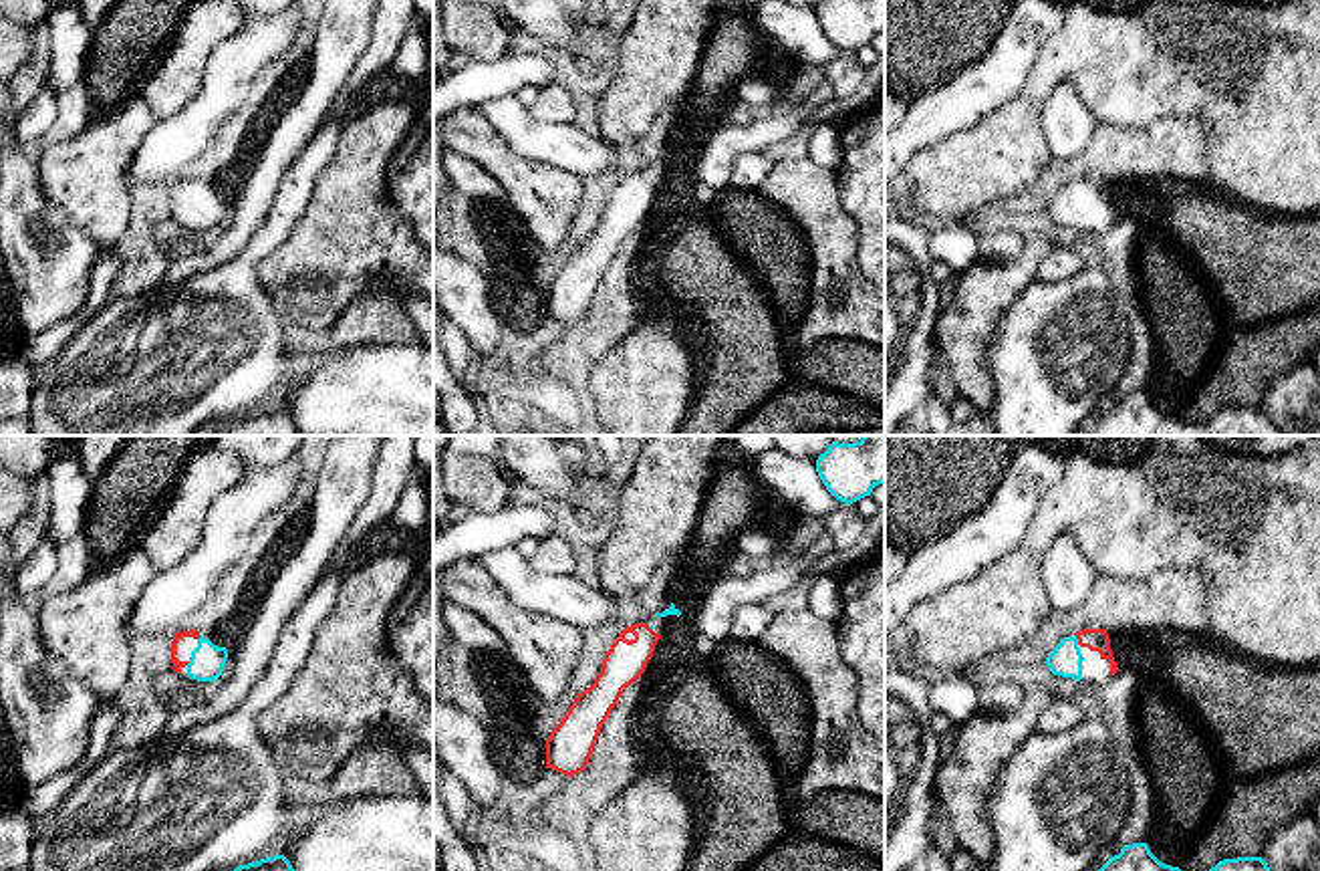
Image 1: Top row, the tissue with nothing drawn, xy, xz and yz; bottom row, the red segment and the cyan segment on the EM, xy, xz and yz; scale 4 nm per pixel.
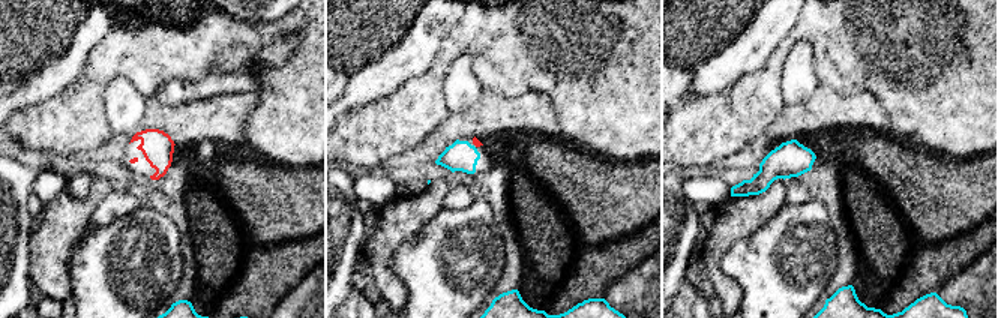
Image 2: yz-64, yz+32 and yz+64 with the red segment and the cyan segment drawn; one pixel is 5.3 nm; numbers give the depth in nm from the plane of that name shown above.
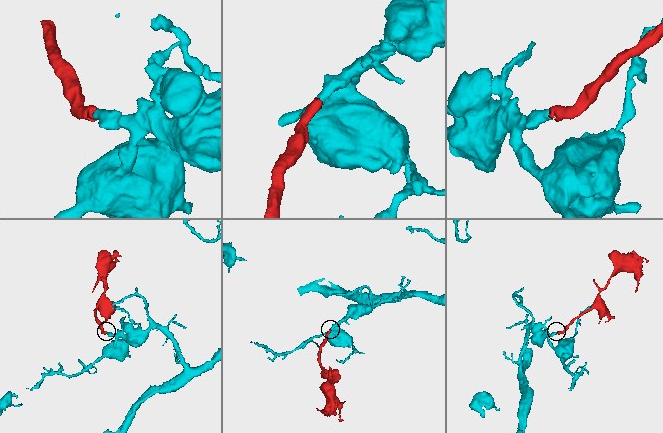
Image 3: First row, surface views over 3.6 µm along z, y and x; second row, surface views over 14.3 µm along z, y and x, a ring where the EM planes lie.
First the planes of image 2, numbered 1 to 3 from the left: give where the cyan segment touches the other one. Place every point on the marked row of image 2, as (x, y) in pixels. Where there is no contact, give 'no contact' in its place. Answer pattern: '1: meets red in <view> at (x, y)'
1: no contact
2: no contact
3: no contact

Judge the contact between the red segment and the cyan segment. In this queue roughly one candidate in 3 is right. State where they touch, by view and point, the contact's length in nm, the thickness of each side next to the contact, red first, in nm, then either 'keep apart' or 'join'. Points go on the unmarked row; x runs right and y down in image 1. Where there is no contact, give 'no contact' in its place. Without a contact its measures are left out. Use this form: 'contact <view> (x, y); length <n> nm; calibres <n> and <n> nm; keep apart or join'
contact yz (1077, 186); length 50 nm; calibres 100 and 130 nm; join

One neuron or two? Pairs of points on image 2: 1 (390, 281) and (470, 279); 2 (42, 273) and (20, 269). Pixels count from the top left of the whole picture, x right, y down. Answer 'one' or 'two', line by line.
1: two
2: two

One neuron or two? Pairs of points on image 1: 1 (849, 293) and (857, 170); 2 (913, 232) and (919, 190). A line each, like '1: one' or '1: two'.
1: two
2: two

